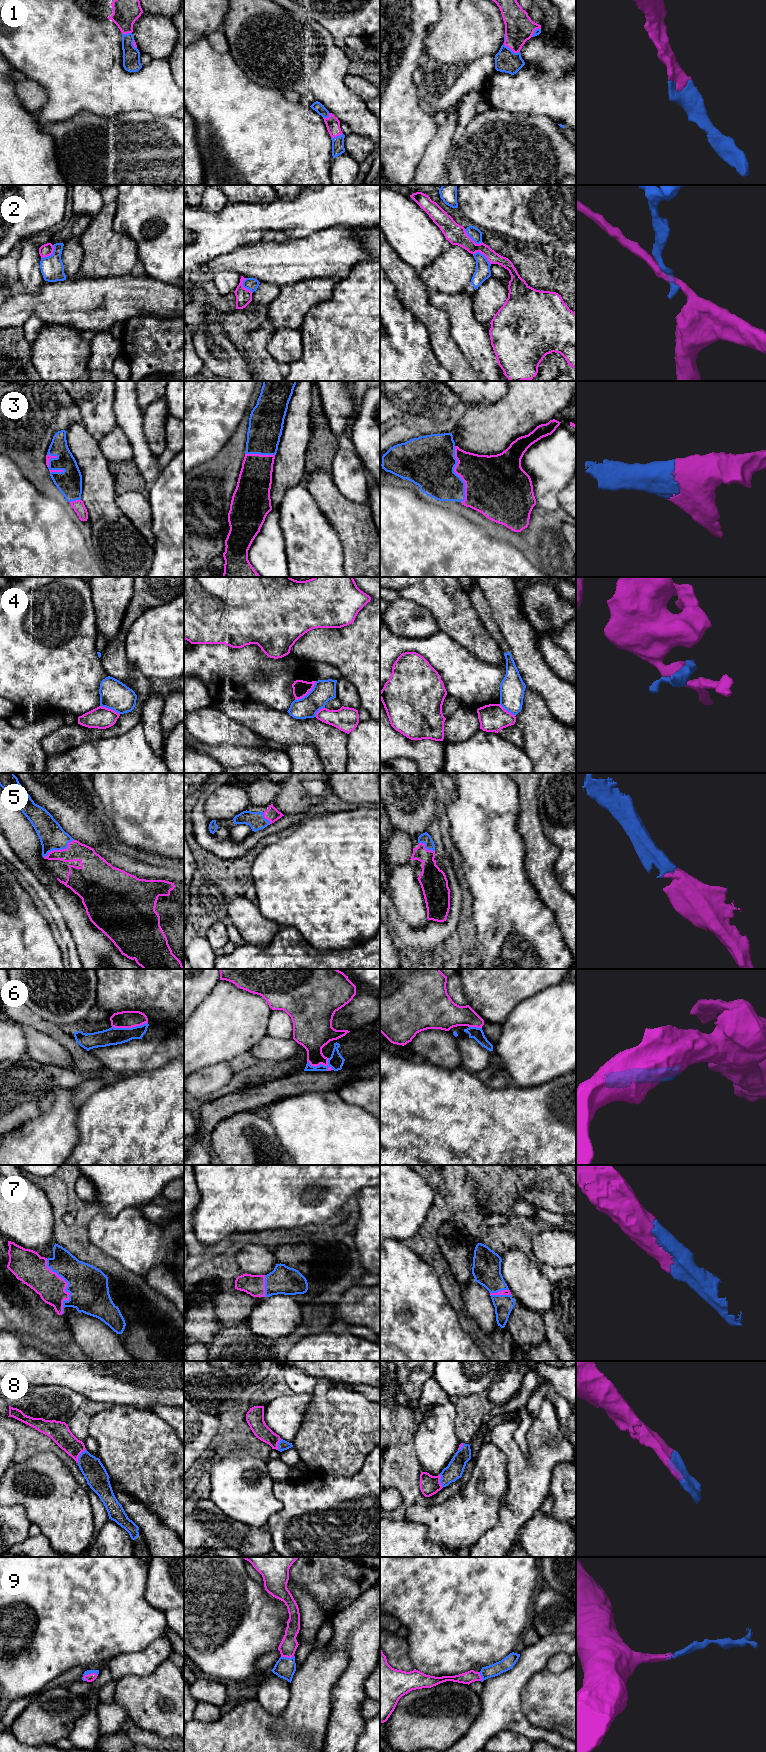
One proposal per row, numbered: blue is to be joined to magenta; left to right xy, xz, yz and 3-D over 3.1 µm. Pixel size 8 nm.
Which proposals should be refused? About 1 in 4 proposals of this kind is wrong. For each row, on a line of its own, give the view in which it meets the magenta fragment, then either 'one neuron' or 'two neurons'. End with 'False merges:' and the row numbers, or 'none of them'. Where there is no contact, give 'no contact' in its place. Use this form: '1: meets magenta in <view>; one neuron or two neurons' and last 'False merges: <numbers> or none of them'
1: meets magenta in yz; one neuron
2: meets magenta in yz; two neurons
3: meets magenta in yz; one neuron
4: meets magenta in xz; two neurons
5: meets magenta in xy; one neuron
6: meets magenta in xz; two neurons
7: meets magenta in xy; one neuron
8: meets magenta in xy; one neuron
9: meets magenta in xy; one neuron
False merges: 2, 4, 6

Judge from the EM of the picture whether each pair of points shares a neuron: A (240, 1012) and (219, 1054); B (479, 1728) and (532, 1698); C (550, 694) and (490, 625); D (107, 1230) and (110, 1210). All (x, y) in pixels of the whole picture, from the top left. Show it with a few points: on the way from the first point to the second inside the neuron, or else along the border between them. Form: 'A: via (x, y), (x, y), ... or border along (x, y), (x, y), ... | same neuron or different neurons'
A: via (230, 1022), (219, 1033), (219, 1044) | same neuron
B: border along (527, 1681), (522, 1690), (521, 1710), (533, 1725) | different neurons
C: border along (498, 626), (510, 651) | different neurons
D: border along (131, 1206), (123, 1208), (113, 1216), (101, 1212) | different neurons

